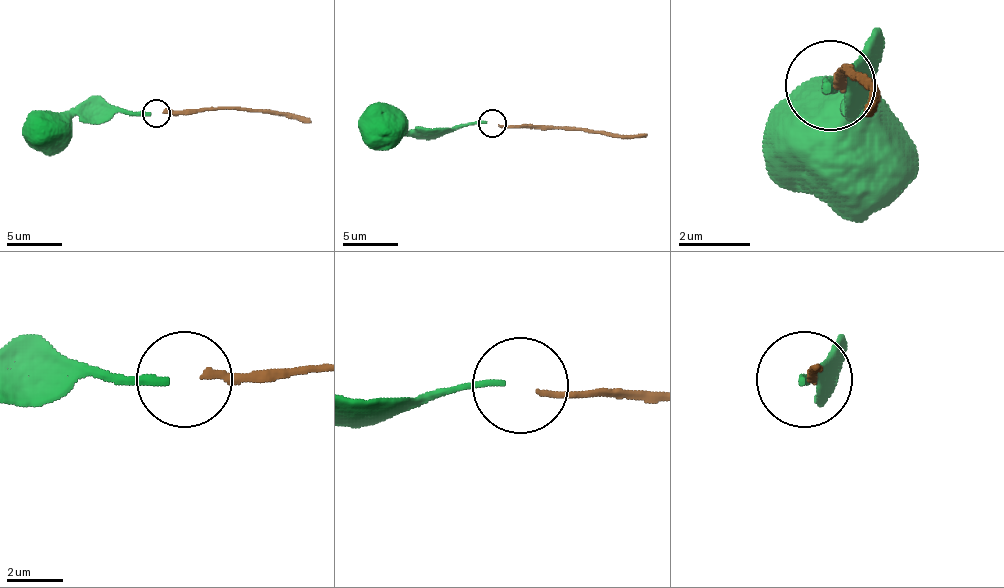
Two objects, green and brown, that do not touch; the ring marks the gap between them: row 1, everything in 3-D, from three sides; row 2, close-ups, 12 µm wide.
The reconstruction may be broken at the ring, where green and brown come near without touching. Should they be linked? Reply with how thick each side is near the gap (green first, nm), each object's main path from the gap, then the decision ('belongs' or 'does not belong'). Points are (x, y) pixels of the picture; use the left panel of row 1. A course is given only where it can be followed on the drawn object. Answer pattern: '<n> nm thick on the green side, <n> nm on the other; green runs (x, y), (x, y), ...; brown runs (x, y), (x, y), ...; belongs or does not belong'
260 nm thick on the green side, 240 nm on the other; green runs (149, 113), (74, 113), (47, 132); brown runs (163, 113), (246, 108), (304, 116), (310, 121); does not belong

